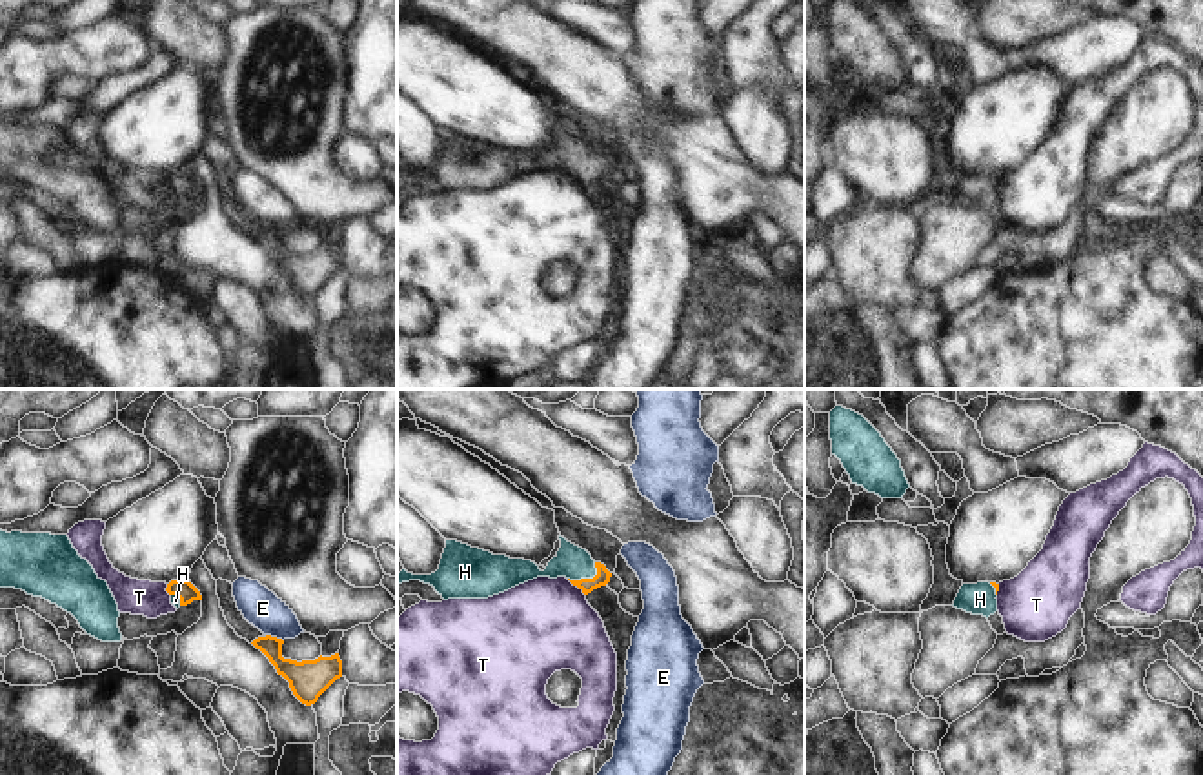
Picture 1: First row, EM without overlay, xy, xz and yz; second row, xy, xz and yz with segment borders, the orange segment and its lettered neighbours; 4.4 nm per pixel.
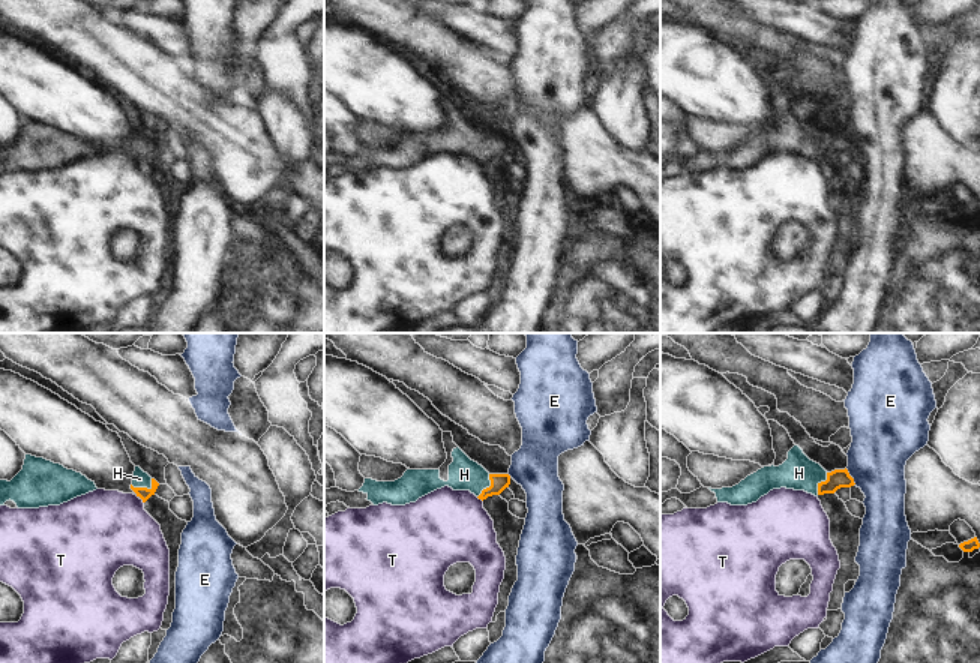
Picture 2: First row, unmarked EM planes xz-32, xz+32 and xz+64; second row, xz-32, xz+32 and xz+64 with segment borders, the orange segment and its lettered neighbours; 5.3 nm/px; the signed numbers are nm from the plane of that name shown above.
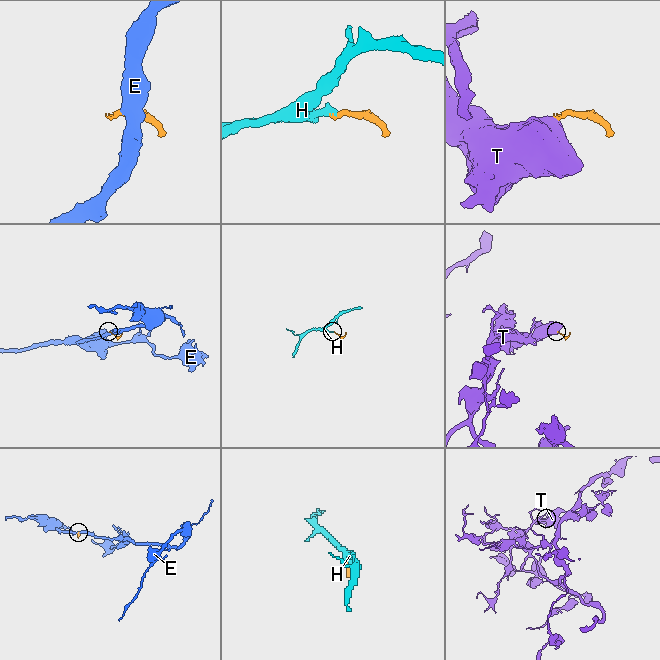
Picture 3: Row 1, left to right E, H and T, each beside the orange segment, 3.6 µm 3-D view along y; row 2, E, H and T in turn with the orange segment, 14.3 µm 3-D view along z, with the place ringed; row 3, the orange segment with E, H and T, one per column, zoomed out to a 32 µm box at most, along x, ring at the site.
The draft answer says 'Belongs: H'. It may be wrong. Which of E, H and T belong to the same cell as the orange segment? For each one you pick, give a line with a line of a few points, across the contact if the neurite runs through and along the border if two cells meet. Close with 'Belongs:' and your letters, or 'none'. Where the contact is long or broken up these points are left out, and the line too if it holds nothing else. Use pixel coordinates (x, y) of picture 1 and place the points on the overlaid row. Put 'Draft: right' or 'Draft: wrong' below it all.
H: line xz (603, 575), (586, 579), (574, 563)
Belongs: H
Draft: right

